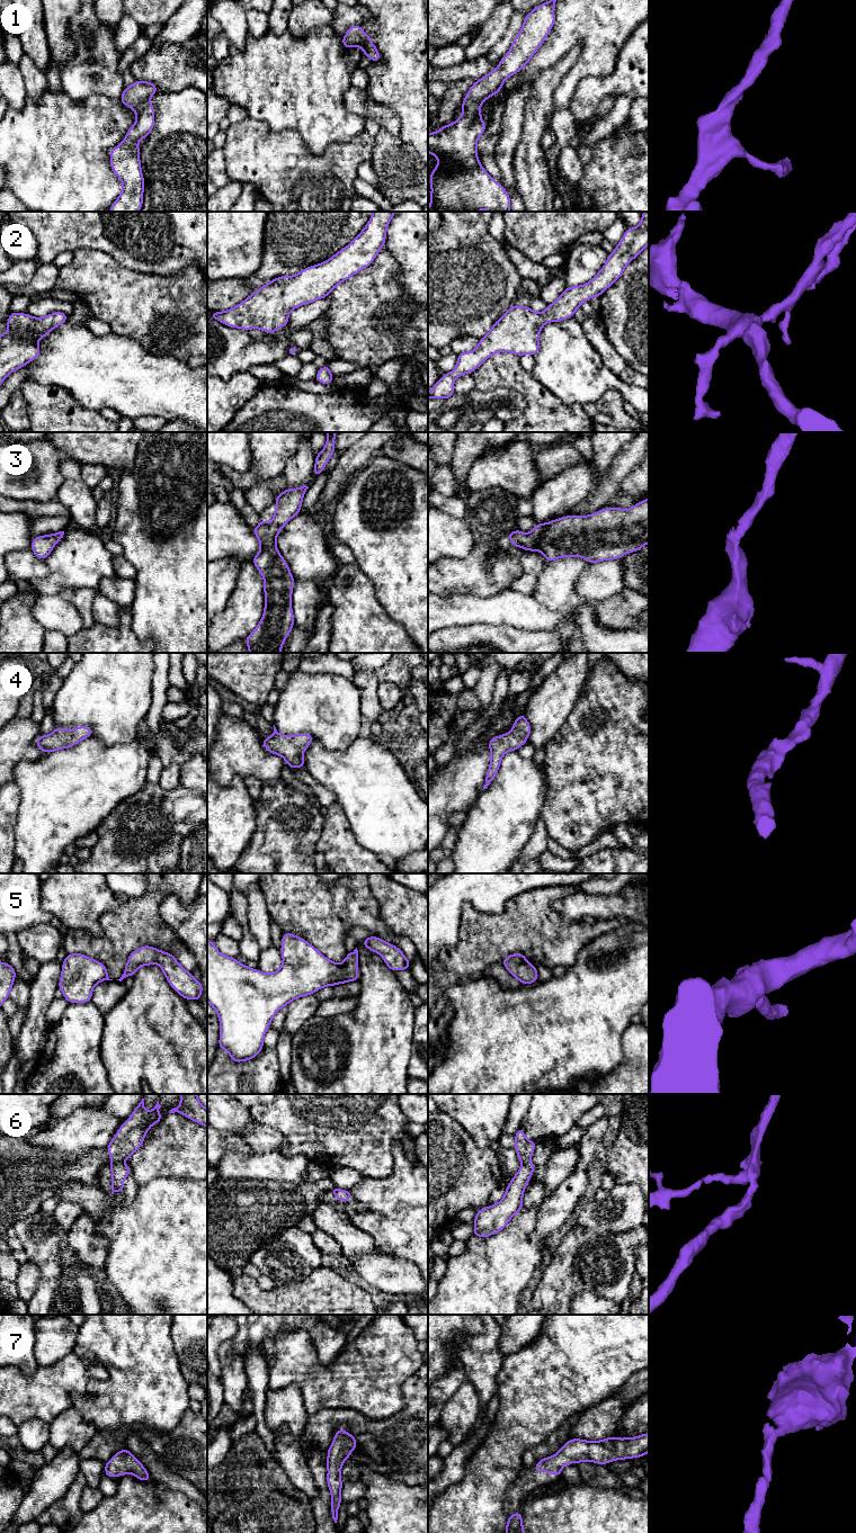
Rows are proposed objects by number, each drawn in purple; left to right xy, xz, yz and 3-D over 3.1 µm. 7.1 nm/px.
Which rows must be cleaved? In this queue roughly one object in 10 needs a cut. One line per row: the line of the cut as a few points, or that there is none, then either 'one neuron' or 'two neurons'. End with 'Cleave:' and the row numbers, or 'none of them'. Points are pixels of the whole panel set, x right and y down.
1: cut none; one neuron
2: cut none; one neuron
3: cut none; one neuron
4: cut none; one neuron
5: cut none; one neuron
6: cut none; one neuron
7: cut none; one neuron
Cleave: none of them

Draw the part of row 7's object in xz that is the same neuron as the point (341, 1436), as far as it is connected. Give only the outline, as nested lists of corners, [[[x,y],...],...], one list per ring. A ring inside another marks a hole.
[[[340,1428],[336,1432],[332,1444],[327,1450],[327,1482],[331,1494],[330,1506],[335,1523],[337,1523],[338,1509],[341,1505],[341,1487],[344,1485],[340,1477],[341,1468],[355,1449],[357,1449],[356,1436],[347,1433],[345,1428]]]

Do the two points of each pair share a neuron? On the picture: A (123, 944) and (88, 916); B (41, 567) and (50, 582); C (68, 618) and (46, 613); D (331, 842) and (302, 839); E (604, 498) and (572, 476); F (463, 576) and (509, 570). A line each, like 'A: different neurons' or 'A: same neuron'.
A: different neurons
B: different neurons
C: same neuron
D: different neurons
E: different neurons
F: same neuron

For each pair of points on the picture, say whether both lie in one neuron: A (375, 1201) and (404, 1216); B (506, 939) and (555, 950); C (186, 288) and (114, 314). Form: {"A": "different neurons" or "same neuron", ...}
{"A": "different neurons", "B": "same neuron", "C": "same neuron"}

